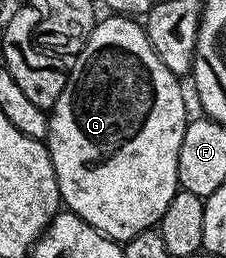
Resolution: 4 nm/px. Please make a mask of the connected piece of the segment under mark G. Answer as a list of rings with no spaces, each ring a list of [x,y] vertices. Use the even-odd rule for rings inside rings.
[[[108,16],[112,18],[101,17],[97,21],[96,27],[90,32],[90,40],[71,59],[66,88],[62,88],[62,96],[52,106],[50,117],[48,119],[48,136],[46,145],[48,147],[48,157],[54,164],[56,173],[56,188],[59,197],[62,199],[69,211],[77,214],[86,224],[93,226],[95,230],[105,234],[107,238],[113,240],[127,240],[141,234],[144,230],[151,230],[160,221],[160,217],[166,212],[170,205],[170,200],[174,200],[180,181],[178,180],[178,148],[182,148],[182,136],[186,132],[190,121],[188,106],[184,103],[184,90],[180,87],[181,79],[158,60],[154,48],[148,39],[147,29],[140,26],[135,17],[132,16]]]

